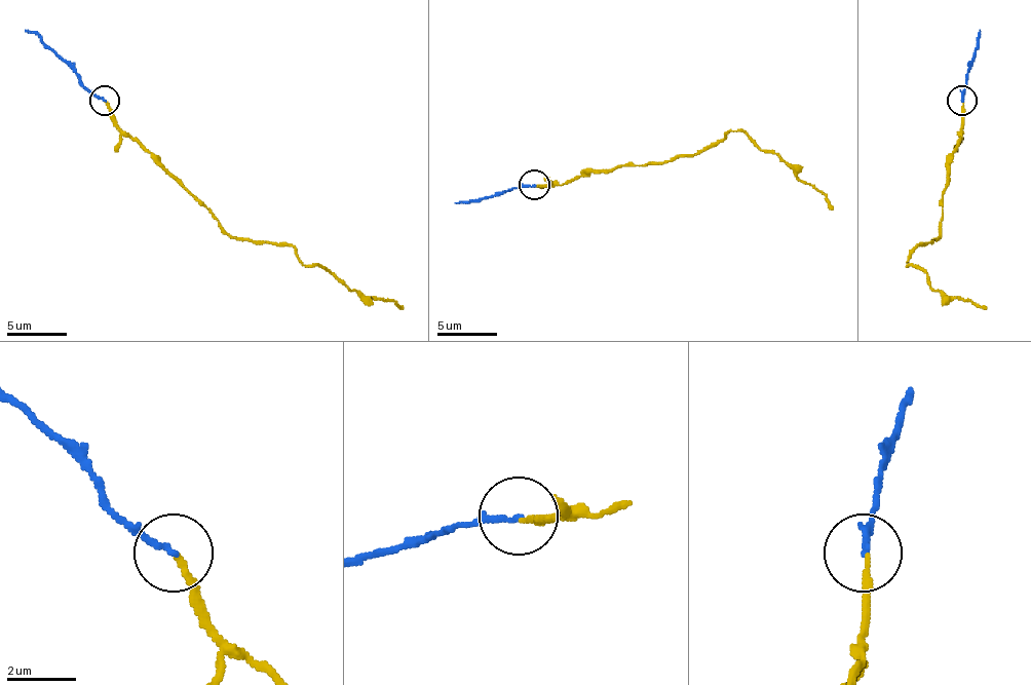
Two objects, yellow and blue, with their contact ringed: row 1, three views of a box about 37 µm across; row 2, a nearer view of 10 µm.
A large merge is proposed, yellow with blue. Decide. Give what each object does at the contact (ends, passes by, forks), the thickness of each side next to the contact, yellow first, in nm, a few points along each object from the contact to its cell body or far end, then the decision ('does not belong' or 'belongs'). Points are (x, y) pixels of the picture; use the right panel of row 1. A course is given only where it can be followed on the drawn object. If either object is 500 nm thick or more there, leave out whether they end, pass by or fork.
yellow ends there; blue ends there; 160 nm thick on the yellow side, 170 nm on the other; yellow runs (964, 100), (961, 139), (943, 192), (940, 237), (922, 243), (907, 264), (916, 264), (933, 289), (985, 309); blue runs (961, 100), (979, 30); belongs

